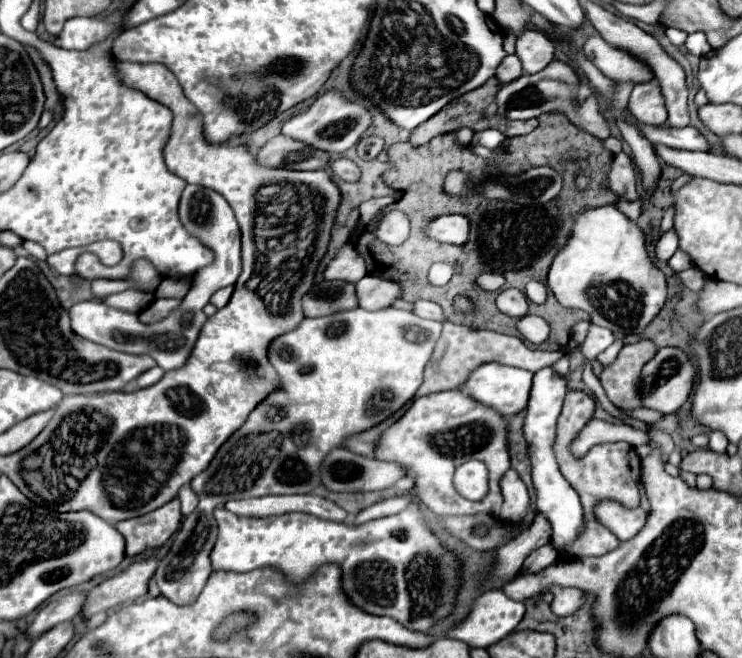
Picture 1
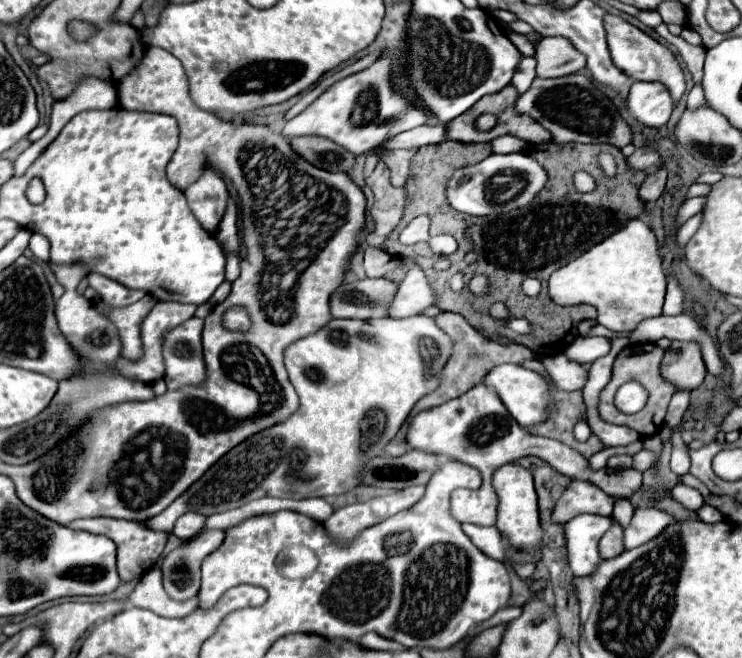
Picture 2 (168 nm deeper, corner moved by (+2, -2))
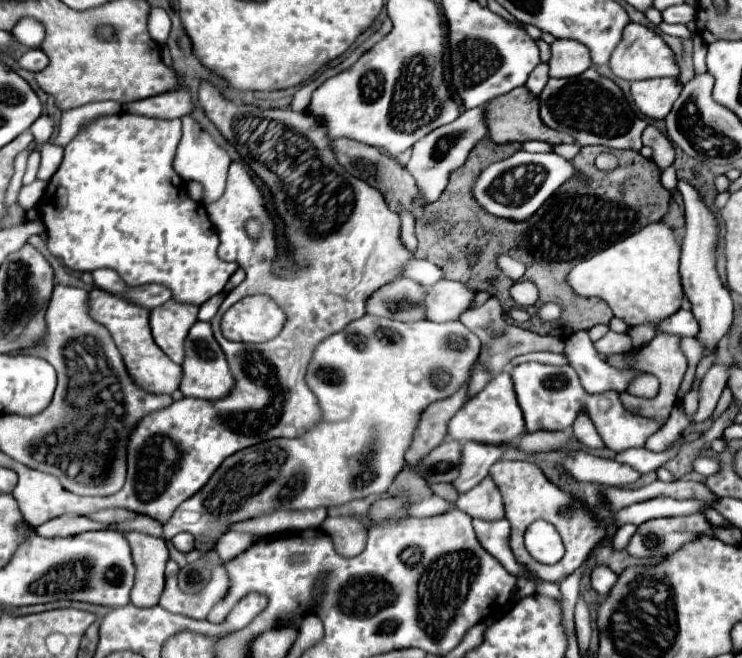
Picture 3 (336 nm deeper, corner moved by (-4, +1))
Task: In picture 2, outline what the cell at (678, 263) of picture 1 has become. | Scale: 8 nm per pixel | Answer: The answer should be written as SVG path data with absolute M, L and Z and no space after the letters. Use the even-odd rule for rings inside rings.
M694 215L692 219L688 219L686 223L684 223L684 227L678 231L678 237L676 237L676 243L680 245L680 247L684 247L686 243L688 243L688 239L696 233L696 229L698 229L698 225L700 225L700 215Z

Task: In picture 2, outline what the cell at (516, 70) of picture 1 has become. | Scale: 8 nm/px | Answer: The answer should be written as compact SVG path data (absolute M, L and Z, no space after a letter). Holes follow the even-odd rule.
M522 57L520 59L520 63L516 67L516 75L512 77L512 85L518 89L518 93L524 93L530 87L532 79L536 77L534 67L536 67L534 57Z

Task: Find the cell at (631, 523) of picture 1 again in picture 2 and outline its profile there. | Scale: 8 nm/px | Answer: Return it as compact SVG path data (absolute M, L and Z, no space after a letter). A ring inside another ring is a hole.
M638 507L632 515L630 525L624 529L624 545L630 549L640 547L648 539L654 539L672 521L674 521L672 515L666 515L654 507L650 507L650 509Z

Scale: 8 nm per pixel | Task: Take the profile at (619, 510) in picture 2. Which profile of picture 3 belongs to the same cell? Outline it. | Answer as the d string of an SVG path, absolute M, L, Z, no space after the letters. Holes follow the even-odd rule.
M622 524L622 526L616 530L616 538L612 540L612 548L614 548L614 550L626 548L634 532L636 532L636 526L634 526L634 524Z

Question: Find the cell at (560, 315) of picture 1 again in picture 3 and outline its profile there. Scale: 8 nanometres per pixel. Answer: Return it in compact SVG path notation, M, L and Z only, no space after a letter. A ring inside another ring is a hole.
M482 140L466 160L466 164L450 174L450 182L444 194L434 204L432 218L438 226L432 230L418 230L418 248L416 256L440 266L450 280L468 284L474 290L486 290L492 296L500 298L506 310L512 308L512 298L508 288L512 282L504 278L502 270L496 264L496 258L508 254L522 264L526 264L526 274L522 280L530 280L538 286L540 298L528 308L532 314L546 302L556 302L562 306L562 314L556 322L536 322L530 326L532 332L554 334L554 336L572 336L578 330L590 330L596 324L608 324L612 320L610 306L598 298L578 296L570 284L566 284L568 272L582 260L598 254L600 250L610 248L618 240L638 232L646 224L662 220L668 212L672 194L660 184L658 166L634 150L608 150L618 156L620 166L628 168L628 178L622 182L622 188L612 182L602 182L606 176L594 166L594 158L602 152L602 146L584 146L578 156L572 160L576 166L576 178L568 180L538 212L526 222L514 222L498 216L486 214L480 204L474 200L470 188L478 178L478 170L486 168L490 162L498 162L498 144L492 140ZM586 178L590 184L586 184ZM440 228L450 228L450 236L442 236ZM478 250L480 260L476 266L468 266L466 252Z

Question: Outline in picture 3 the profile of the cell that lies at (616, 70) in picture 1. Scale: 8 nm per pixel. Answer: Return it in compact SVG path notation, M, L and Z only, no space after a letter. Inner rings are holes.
M556 40L552 44L550 76L552 78L572 78L582 74L592 66L590 52L584 44L574 40Z

